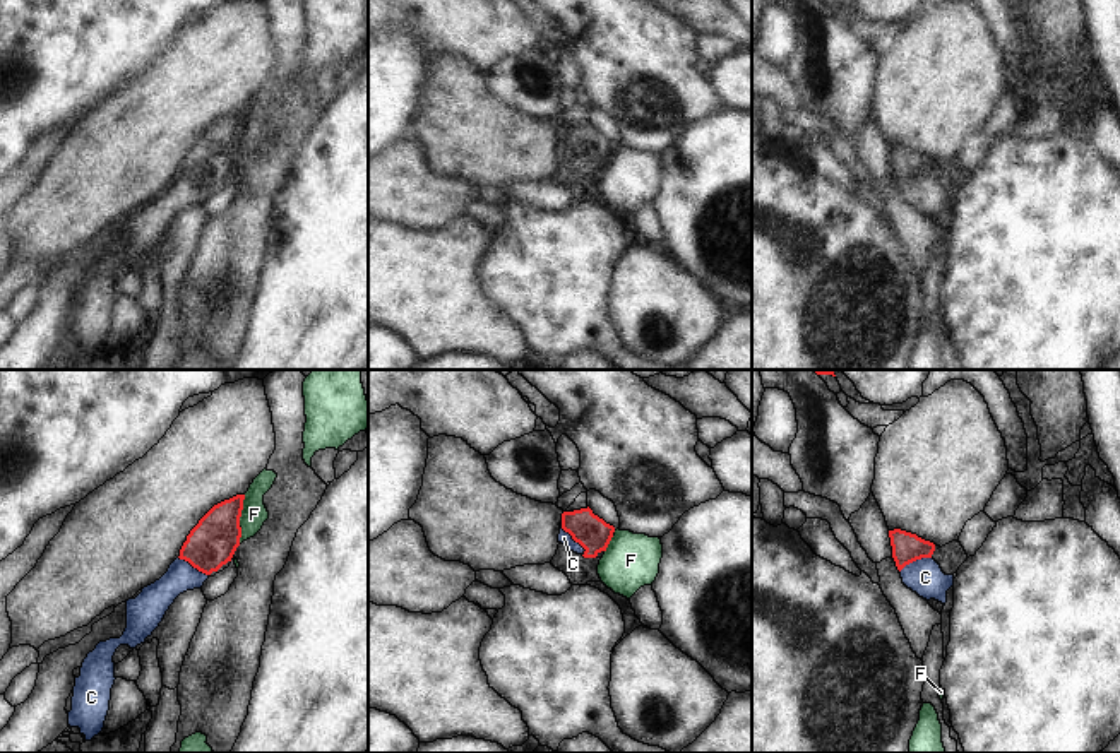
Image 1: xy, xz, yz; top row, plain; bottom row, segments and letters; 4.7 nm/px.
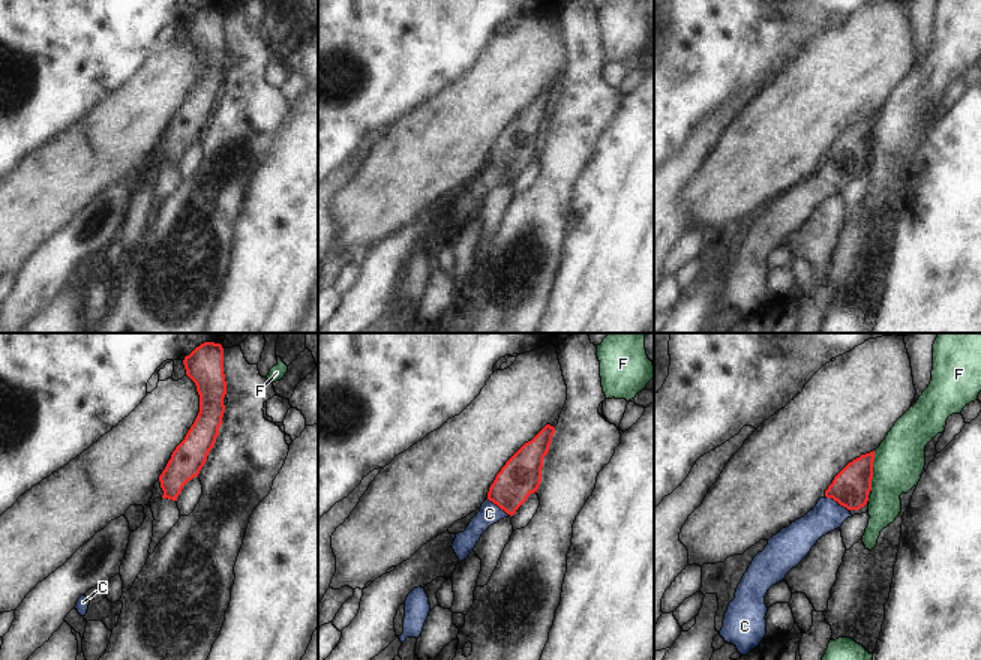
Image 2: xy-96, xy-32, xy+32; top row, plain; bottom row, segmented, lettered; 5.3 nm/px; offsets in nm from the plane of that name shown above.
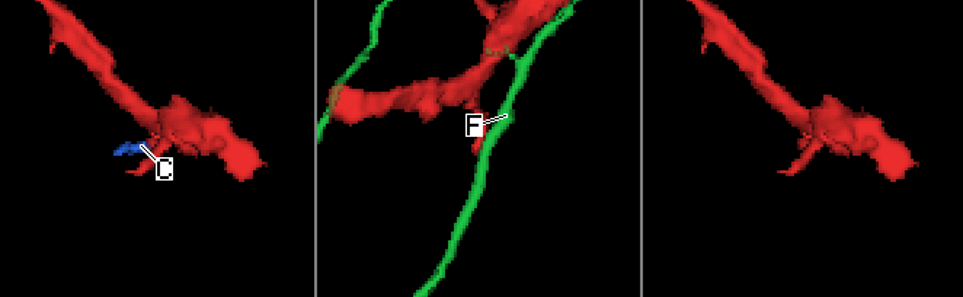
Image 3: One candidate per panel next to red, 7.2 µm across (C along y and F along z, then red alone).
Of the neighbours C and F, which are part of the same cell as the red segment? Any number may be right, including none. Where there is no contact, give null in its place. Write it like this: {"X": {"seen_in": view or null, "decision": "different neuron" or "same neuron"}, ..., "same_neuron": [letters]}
{"C": {"seen_in": "xz", "decision": "same neuron"}, "F": {"seen_in": "xy", "decision": "different neuron"}, "same_neuron": ["C"]}

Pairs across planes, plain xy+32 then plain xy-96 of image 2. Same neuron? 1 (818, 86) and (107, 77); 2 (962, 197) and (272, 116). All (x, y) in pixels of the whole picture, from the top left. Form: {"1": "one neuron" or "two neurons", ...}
{"1": "two neurons", "2": "two neurons"}

